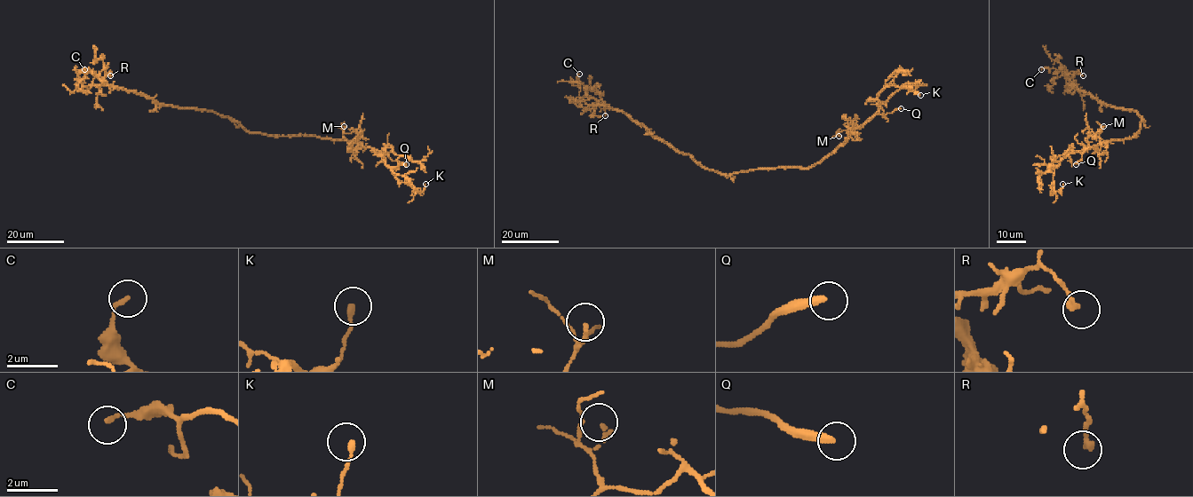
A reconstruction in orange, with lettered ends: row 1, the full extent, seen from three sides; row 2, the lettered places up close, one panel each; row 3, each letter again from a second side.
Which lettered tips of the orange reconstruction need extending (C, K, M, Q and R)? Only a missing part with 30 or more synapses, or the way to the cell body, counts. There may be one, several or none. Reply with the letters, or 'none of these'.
Q

